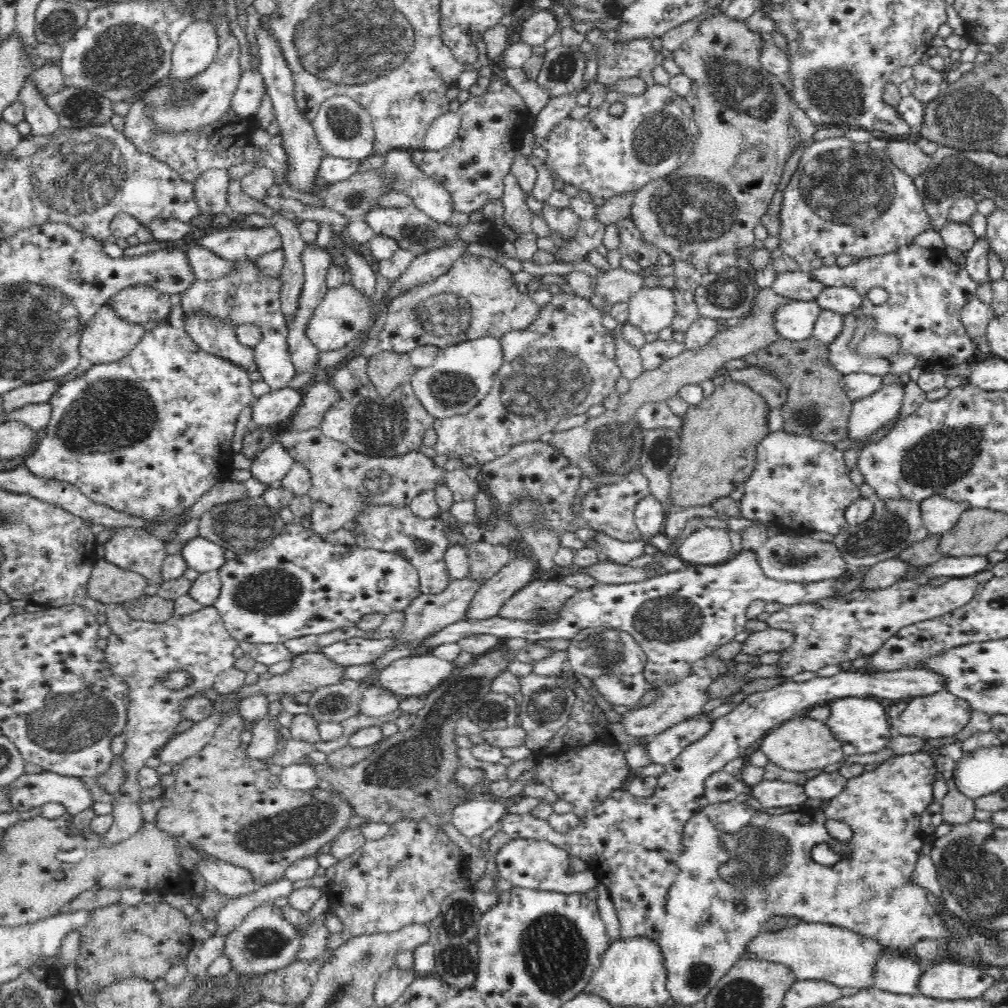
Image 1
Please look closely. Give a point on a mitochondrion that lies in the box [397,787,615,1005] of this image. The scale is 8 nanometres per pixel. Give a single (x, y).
(556, 955)

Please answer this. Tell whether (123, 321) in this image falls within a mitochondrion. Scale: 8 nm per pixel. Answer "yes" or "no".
no

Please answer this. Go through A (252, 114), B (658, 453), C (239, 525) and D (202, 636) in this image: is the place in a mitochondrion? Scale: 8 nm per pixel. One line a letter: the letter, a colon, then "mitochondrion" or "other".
A: other
B: mitochondrion
C: mitochondrion
D: other

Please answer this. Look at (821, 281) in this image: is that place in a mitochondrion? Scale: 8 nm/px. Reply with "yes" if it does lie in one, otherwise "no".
no

